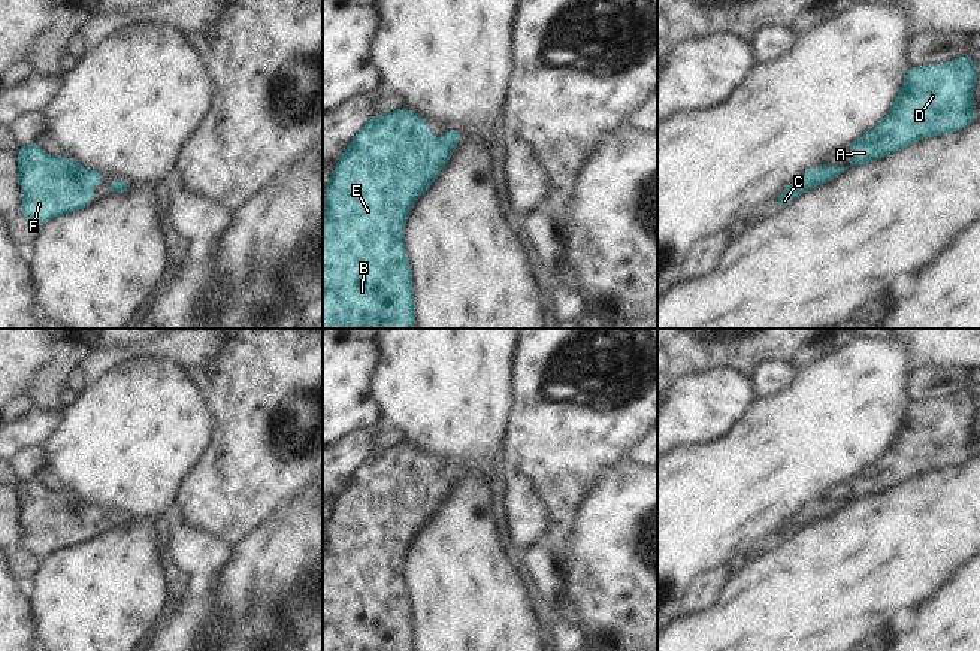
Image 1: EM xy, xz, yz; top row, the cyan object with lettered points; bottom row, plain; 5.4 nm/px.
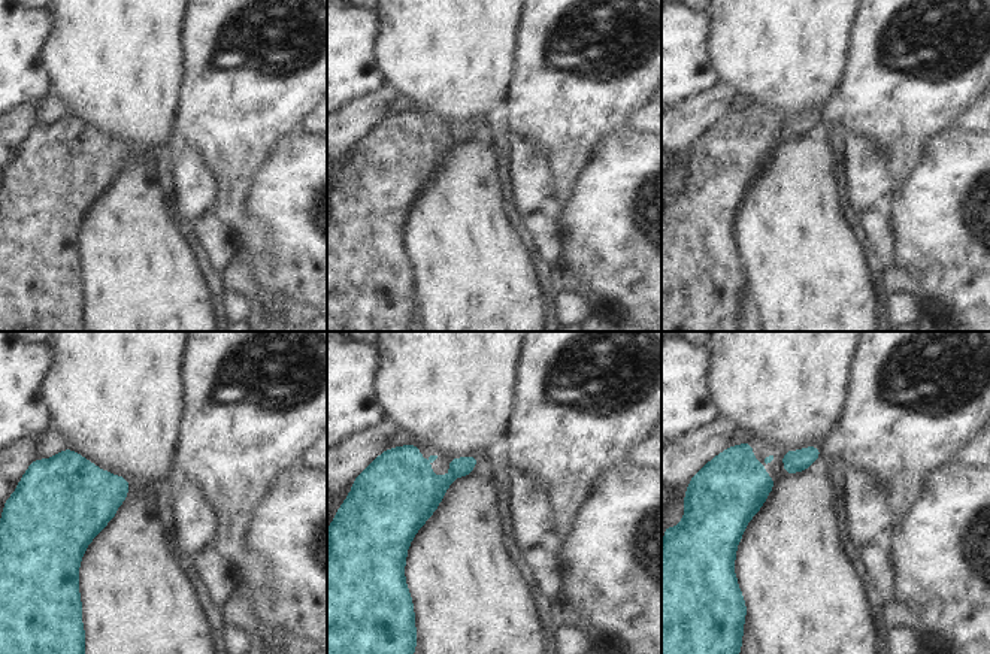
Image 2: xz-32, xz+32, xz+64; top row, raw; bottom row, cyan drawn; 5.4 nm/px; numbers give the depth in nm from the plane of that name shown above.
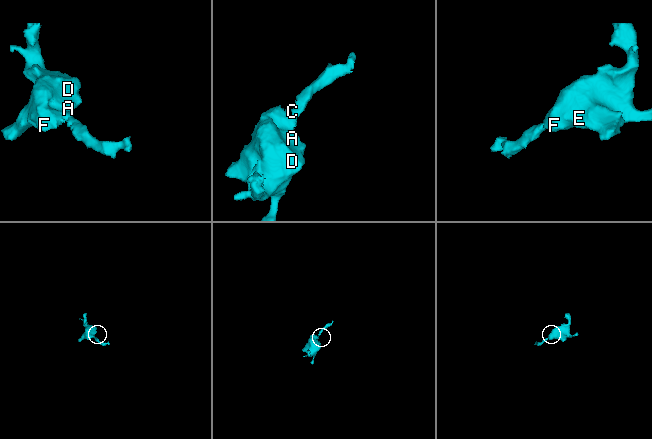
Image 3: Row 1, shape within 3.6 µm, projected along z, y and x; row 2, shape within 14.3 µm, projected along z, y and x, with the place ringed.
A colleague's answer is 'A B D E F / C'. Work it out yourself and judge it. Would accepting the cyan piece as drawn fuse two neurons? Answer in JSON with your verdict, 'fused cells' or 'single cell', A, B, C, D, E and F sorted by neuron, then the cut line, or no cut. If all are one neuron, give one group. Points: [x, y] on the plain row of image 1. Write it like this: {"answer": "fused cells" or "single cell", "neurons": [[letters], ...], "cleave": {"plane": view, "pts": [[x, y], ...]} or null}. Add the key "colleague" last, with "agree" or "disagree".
{"answer": "single cell", "neurons": [["A", "B", "C", "D", "E", "F"]], "cleave": null, "colleague": "disagree"}

